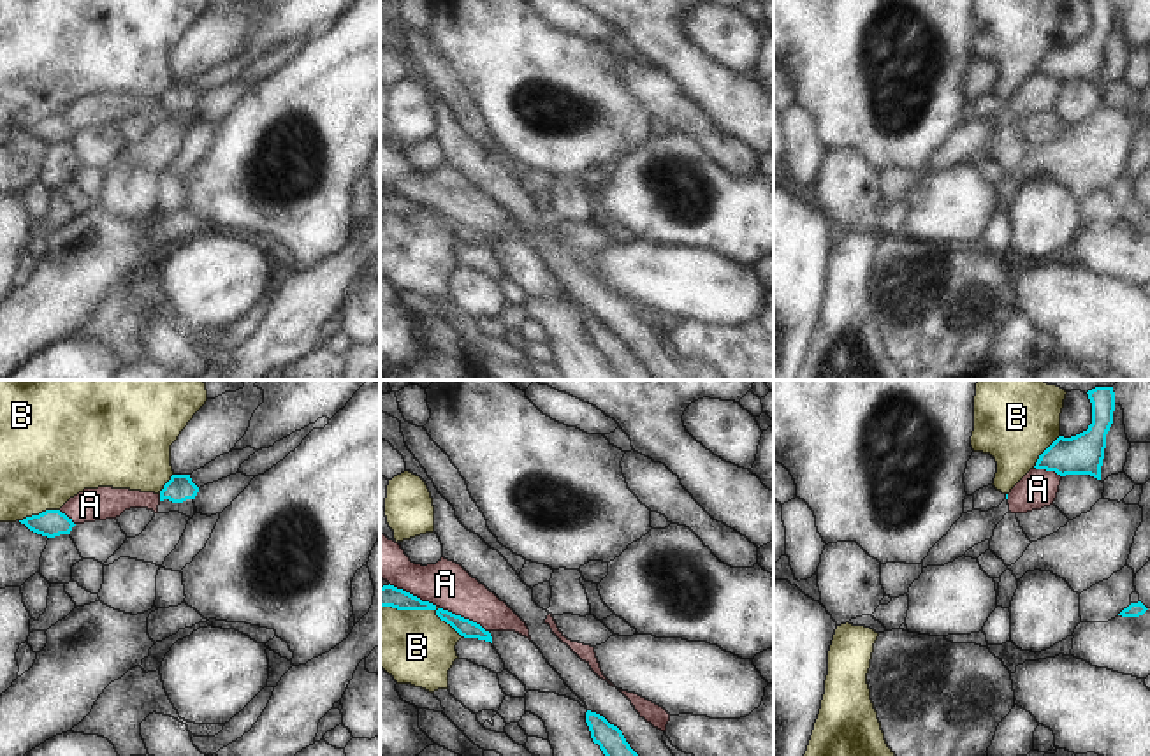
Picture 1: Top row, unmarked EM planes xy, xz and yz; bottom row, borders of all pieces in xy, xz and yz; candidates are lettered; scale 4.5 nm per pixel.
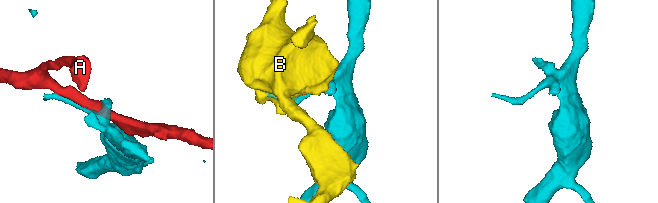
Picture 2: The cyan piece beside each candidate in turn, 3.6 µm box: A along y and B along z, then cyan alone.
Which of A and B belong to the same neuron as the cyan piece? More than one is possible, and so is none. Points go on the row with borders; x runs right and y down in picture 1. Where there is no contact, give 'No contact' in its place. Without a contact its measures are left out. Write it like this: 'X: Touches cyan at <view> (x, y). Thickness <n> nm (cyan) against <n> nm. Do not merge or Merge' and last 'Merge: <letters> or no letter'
A: Touches cyan at xz (463, 617). Thickness 90 nm (cyan) against 220 nm. Do not merge
B: Touches cyan at xz (421, 609). Thickness 100 nm (cyan) against 340 nm. Do not merge
Merge: no letter

